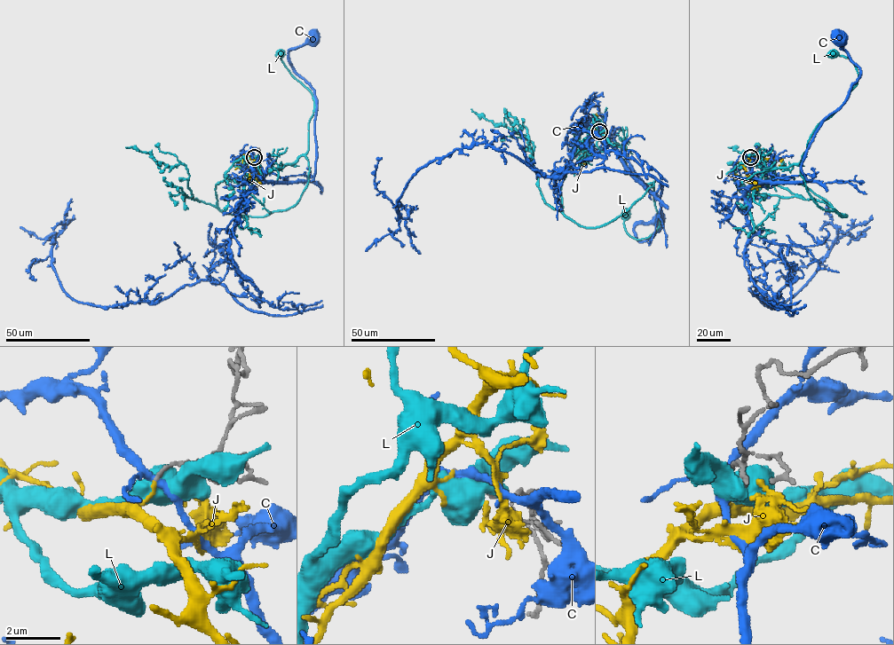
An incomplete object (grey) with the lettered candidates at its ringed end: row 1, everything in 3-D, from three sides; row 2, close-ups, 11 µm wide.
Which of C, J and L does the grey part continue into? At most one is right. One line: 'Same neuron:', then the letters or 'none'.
Same neuron: J

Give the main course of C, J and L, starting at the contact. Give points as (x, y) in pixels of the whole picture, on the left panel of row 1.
C: (254, 157), (265, 180), (311, 181), (313, 178), (316, 99), (313, 89), (292, 66), (288, 51), (313, 39)
J: (254, 157), (258, 176), (251, 181), (249, 176), (256, 173)
L: (254, 156), (236, 161), (216, 185), (221, 210), (284, 211), (308, 183), (314, 101), (280, 54)

